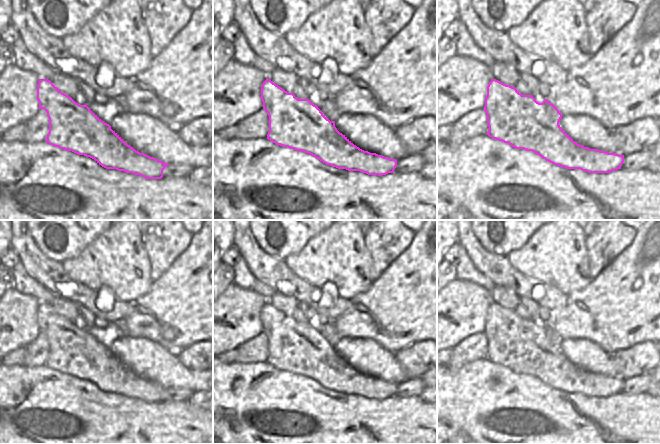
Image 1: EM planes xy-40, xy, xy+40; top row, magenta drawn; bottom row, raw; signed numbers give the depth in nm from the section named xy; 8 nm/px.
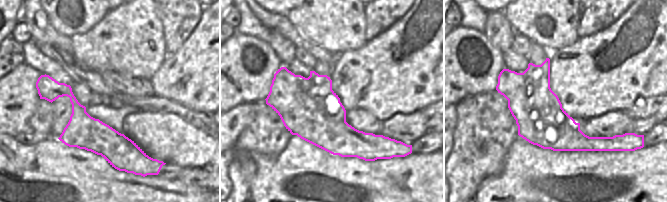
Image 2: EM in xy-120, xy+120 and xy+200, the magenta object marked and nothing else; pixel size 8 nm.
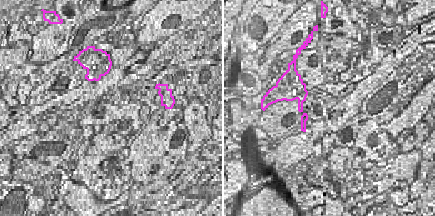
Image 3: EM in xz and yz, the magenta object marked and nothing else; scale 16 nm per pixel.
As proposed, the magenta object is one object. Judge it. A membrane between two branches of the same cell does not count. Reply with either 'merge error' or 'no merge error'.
merge error

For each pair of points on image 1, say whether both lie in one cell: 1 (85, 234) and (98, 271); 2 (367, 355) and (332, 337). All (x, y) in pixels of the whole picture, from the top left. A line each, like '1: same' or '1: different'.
1: different
2: different

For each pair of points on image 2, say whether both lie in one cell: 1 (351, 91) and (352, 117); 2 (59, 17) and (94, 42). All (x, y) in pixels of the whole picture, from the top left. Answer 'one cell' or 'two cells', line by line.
1: two cells
2: two cells

